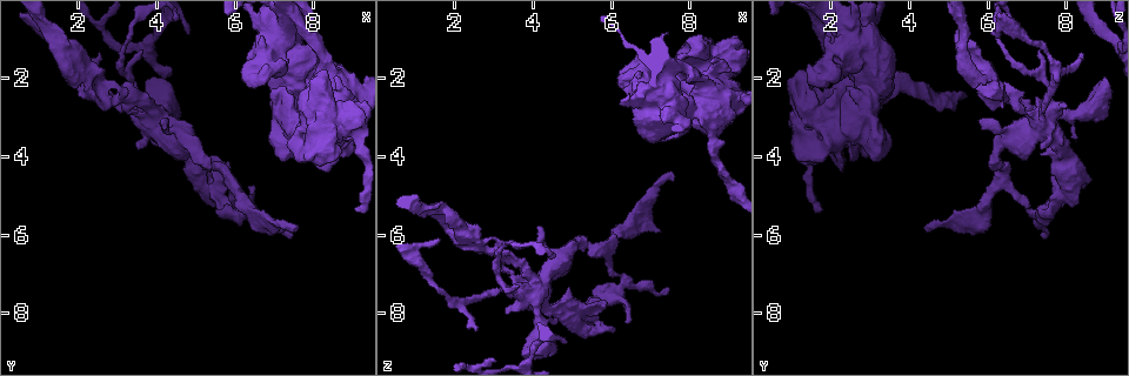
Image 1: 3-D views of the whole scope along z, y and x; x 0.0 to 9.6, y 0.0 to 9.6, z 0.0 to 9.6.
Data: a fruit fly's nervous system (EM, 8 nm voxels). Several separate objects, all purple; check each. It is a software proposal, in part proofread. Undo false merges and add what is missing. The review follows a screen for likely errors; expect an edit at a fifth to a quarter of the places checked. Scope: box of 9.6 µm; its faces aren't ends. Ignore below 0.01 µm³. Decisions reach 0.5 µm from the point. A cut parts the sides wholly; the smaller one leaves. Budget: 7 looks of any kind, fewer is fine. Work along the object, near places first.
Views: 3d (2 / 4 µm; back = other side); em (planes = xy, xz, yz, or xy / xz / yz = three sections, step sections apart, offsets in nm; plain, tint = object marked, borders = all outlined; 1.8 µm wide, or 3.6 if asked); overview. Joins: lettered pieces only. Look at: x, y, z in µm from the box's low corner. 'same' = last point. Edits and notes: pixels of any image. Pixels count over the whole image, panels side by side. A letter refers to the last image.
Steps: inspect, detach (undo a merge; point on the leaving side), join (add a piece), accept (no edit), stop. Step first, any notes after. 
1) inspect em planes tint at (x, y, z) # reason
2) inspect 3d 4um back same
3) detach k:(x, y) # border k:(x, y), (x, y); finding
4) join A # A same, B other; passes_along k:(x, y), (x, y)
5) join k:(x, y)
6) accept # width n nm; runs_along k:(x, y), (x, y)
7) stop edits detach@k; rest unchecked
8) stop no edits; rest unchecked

inspect em 3.6um planes tint at (8.30, 2.90, 1.20) # a narrow waist

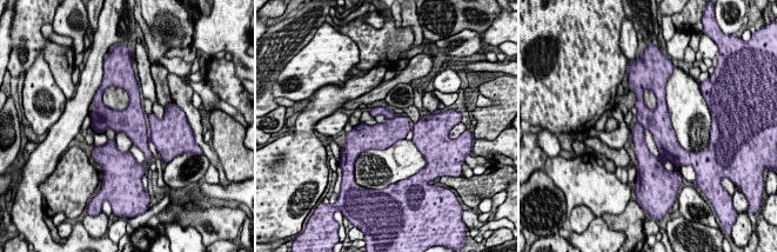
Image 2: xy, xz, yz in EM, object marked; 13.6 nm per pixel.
inspect em 3.6um planes borders same # what lies round it

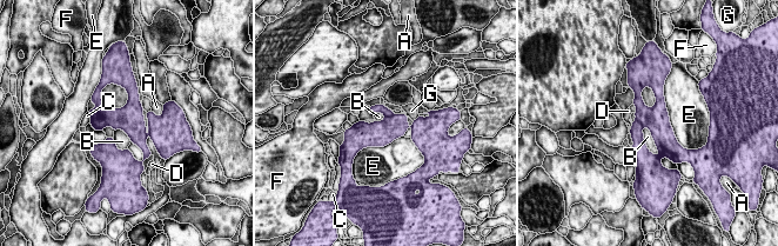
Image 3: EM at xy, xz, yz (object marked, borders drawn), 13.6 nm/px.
accept # A other, B other, C other, D other, E other, F other, G other; runs_along 3:(420, 122), (387, 131), (353, 131); all the same cell

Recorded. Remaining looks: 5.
inspect em yz step 4 borders at (7.65, 5.75, 4.50) # free end

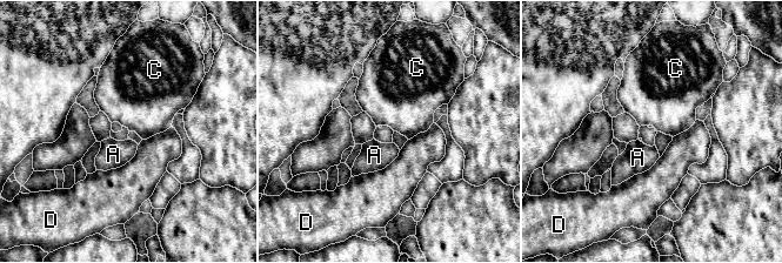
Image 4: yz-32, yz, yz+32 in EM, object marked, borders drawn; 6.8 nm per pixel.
inspect em xy step 4 borders same # cut it another way

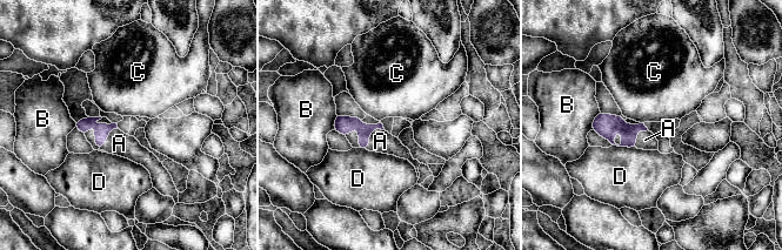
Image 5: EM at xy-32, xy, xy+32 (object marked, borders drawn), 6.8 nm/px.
join A # A same, B other, C other, D other; the cell continues

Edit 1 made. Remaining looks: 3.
inspect em 3.6um planes plain at (4.05, 2.30, 8.90) # thick turns thin

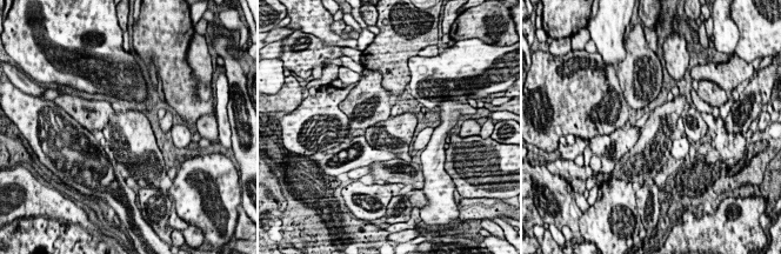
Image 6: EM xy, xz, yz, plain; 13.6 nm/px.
inspect em 3.6um planes borders same

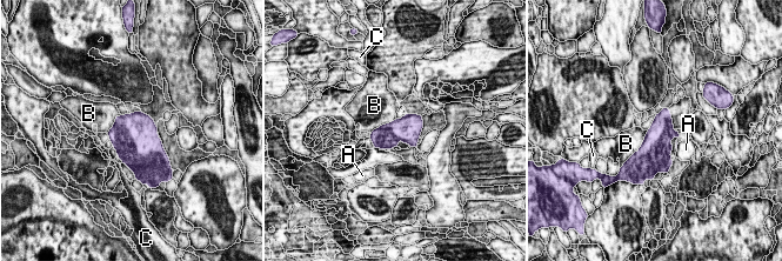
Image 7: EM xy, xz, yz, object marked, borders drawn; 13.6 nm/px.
accept # longest_contact B 460 nm; A other, B other, C other; one cell here

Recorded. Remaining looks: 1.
stop edits join@5; rest unchecked

